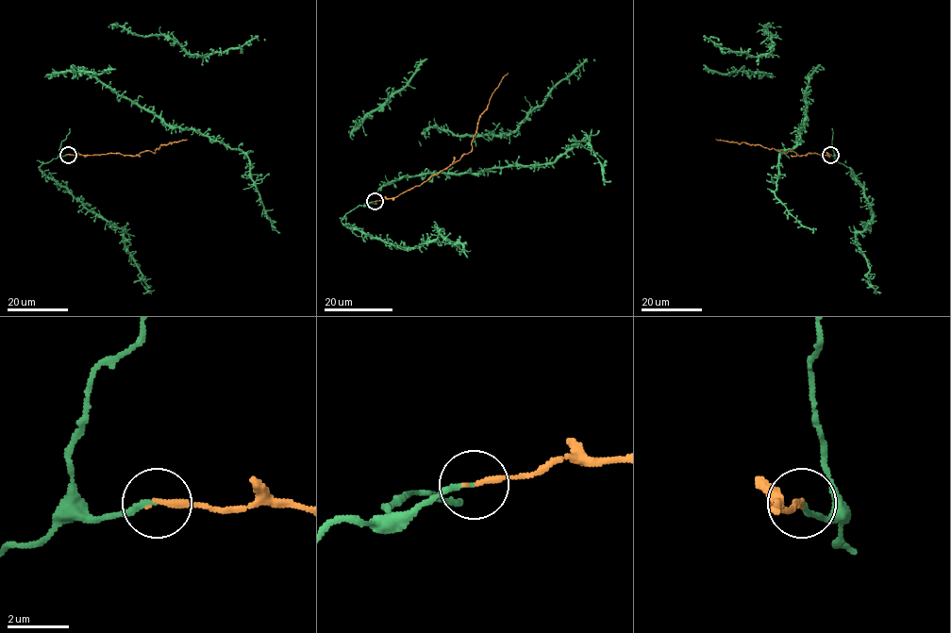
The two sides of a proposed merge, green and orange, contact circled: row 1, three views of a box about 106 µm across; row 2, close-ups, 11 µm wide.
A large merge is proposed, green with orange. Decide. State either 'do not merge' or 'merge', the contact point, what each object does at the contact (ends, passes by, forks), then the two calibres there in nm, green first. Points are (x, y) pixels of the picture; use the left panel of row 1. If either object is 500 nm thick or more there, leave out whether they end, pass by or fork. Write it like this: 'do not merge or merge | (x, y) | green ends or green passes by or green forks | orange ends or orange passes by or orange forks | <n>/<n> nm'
merge | (68, 155) | green ends | orange ends | 150/200 nm

